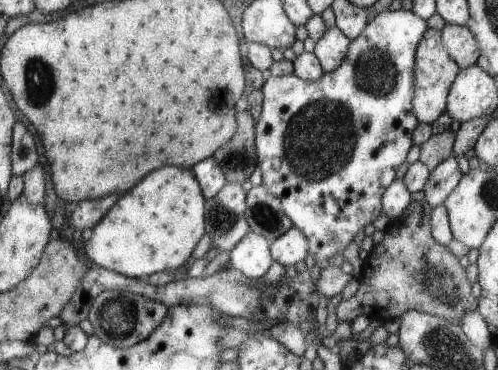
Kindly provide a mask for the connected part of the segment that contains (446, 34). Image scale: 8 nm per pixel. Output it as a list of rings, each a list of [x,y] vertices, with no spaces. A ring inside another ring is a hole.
[[[445,24],[441,30],[441,36],[449,51],[450,58],[461,69],[477,64],[479,58],[478,41],[469,28]]]

